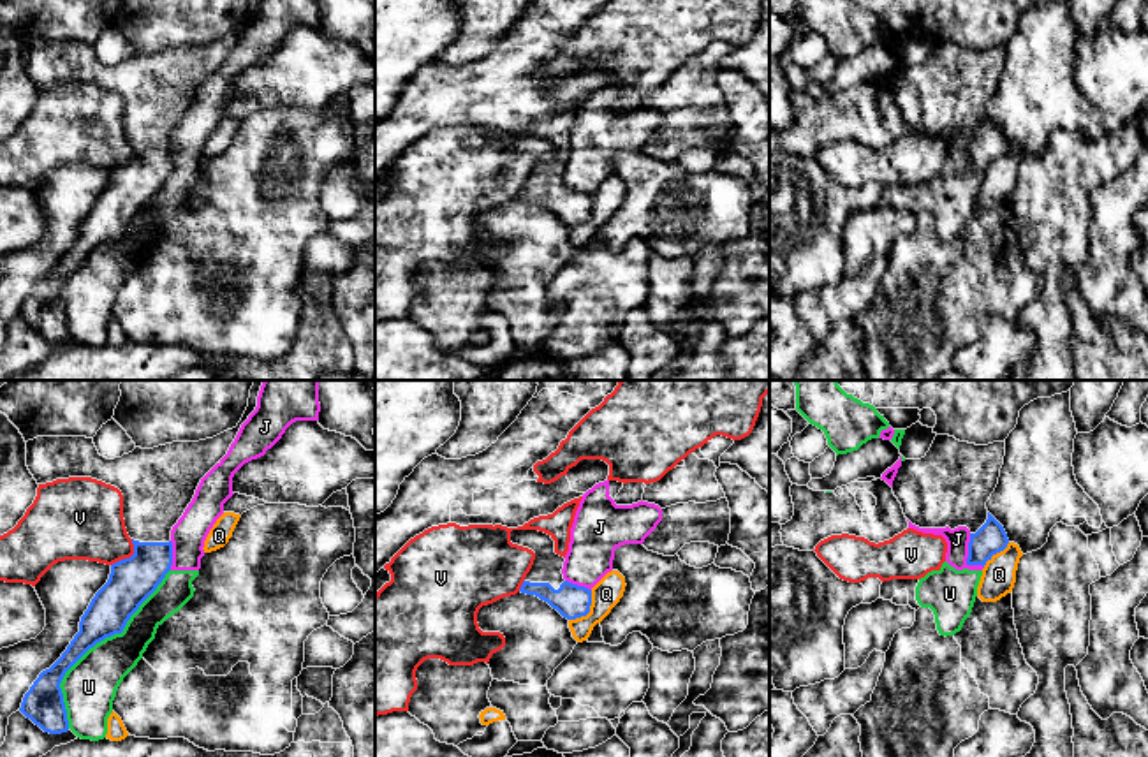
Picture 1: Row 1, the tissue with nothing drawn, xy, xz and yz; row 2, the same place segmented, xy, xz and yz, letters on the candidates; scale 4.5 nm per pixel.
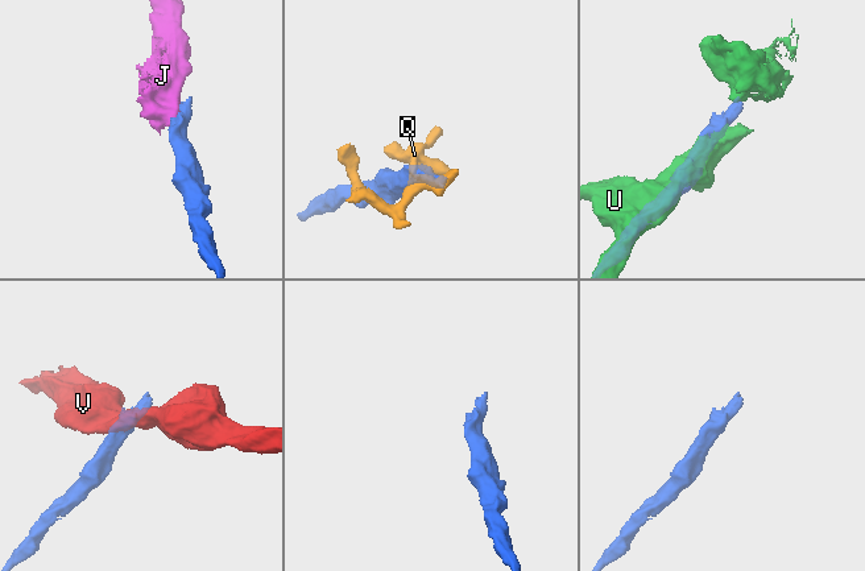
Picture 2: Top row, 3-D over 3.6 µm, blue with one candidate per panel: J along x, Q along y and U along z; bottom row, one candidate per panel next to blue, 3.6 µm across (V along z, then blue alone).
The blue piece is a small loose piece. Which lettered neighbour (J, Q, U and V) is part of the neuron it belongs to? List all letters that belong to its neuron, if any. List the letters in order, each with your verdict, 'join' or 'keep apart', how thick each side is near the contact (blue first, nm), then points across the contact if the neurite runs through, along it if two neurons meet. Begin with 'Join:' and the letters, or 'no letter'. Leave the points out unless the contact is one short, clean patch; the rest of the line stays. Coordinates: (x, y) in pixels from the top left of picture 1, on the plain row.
Join: no letter
J: keep apart | 140/100 nm | along yz (969, 139), (967, 168), (983, 173)
Q: keep apart | 160/140 nm
U: keep apart | 190/240 nm
V: keep apart | 200/320 nm | along xy (132, 145), (132, 159), (111, 171)

